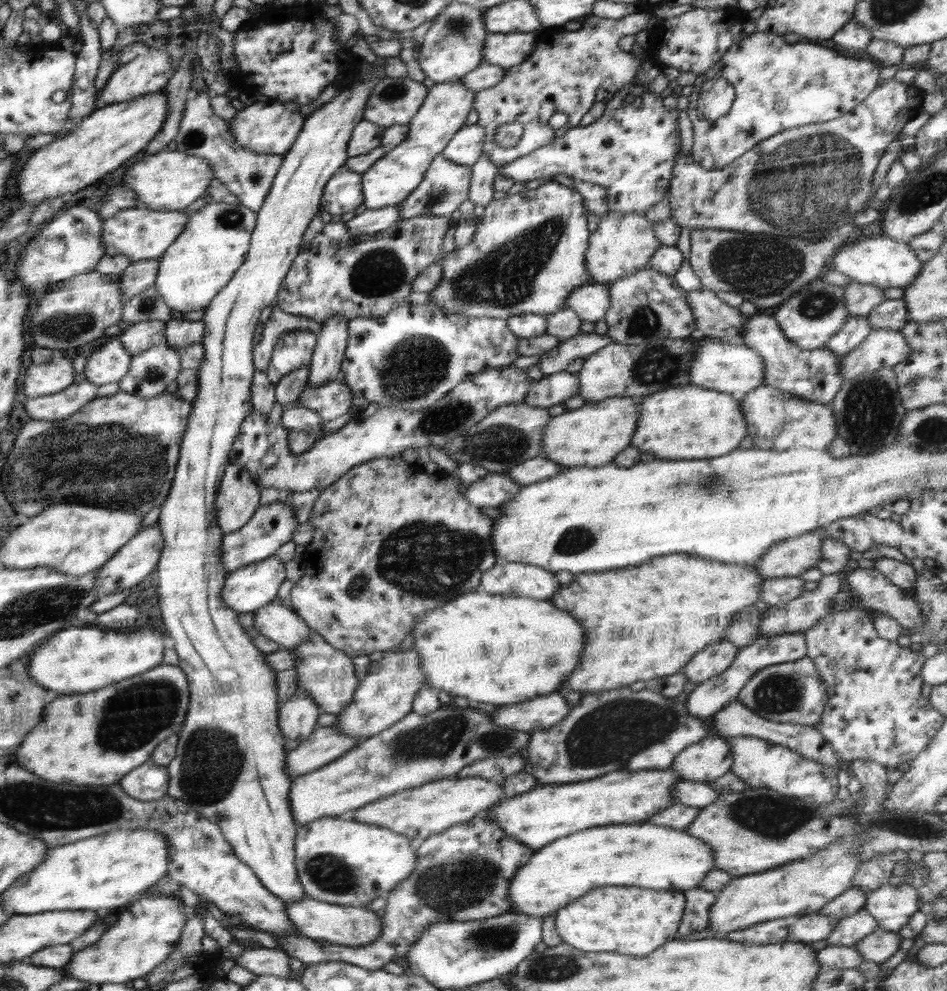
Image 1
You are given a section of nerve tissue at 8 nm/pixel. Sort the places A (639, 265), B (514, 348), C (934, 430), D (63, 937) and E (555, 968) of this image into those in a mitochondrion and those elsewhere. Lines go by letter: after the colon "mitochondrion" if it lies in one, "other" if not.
A: other
B: other
C: mitochondrion
D: other
E: mitochondrion

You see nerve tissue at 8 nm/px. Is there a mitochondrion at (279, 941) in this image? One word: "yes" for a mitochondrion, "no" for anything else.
no

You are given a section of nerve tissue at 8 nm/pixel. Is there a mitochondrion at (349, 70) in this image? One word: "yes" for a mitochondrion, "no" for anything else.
no

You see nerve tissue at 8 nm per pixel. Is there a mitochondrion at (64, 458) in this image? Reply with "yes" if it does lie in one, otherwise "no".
yes

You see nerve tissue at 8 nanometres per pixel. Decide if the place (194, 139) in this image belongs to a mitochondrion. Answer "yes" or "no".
no

